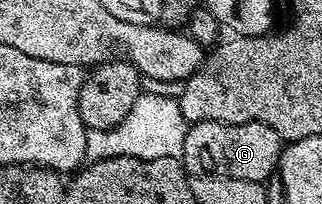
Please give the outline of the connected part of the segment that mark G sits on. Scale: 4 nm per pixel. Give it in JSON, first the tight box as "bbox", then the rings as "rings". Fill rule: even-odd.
{"bbox":[179,120,285,182],"rings":[[[196,120],[188,129],[179,159],[189,177],[221,176],[264,182],[279,168],[285,147],[285,141],[262,122]]]}

